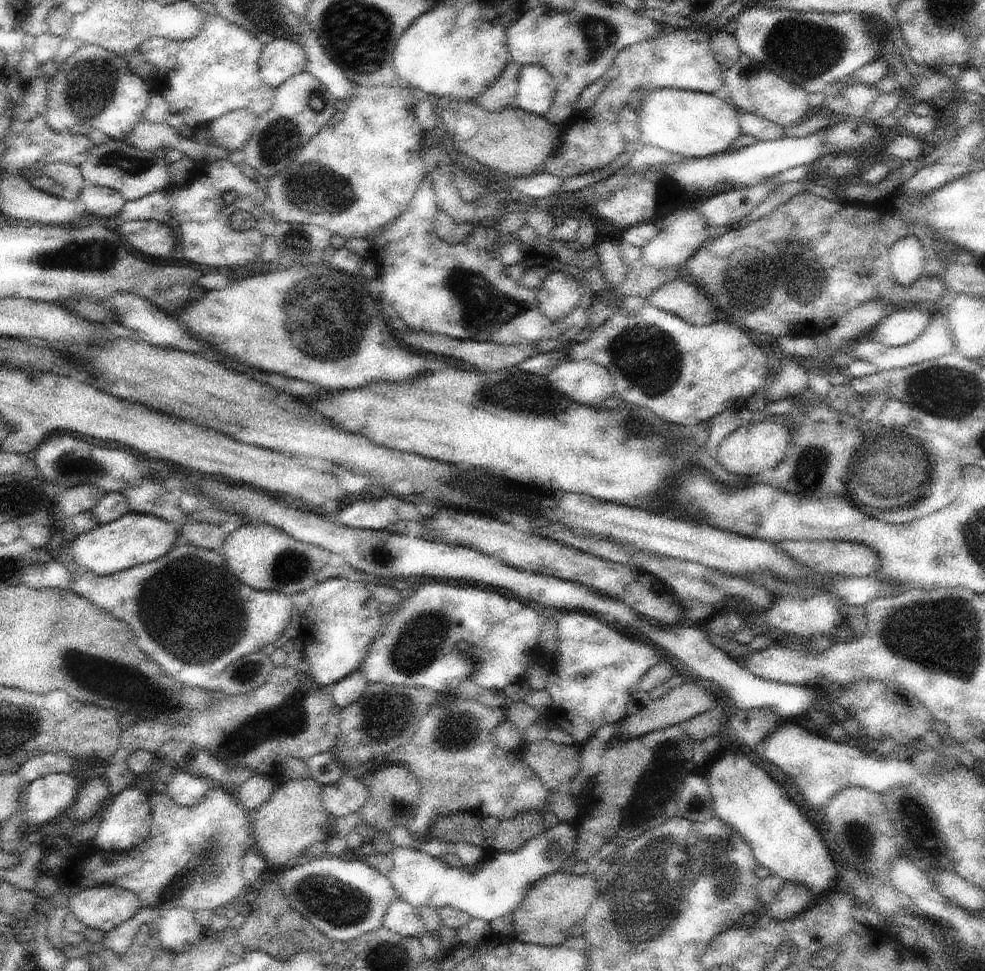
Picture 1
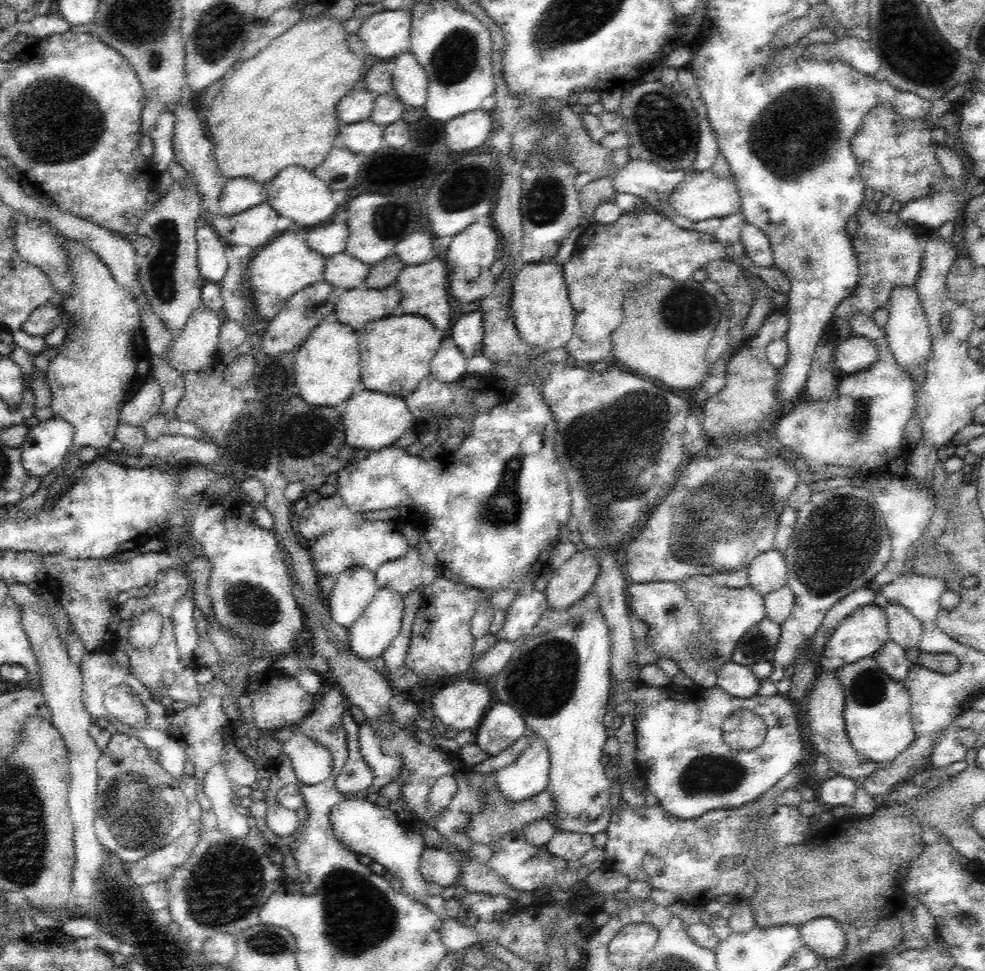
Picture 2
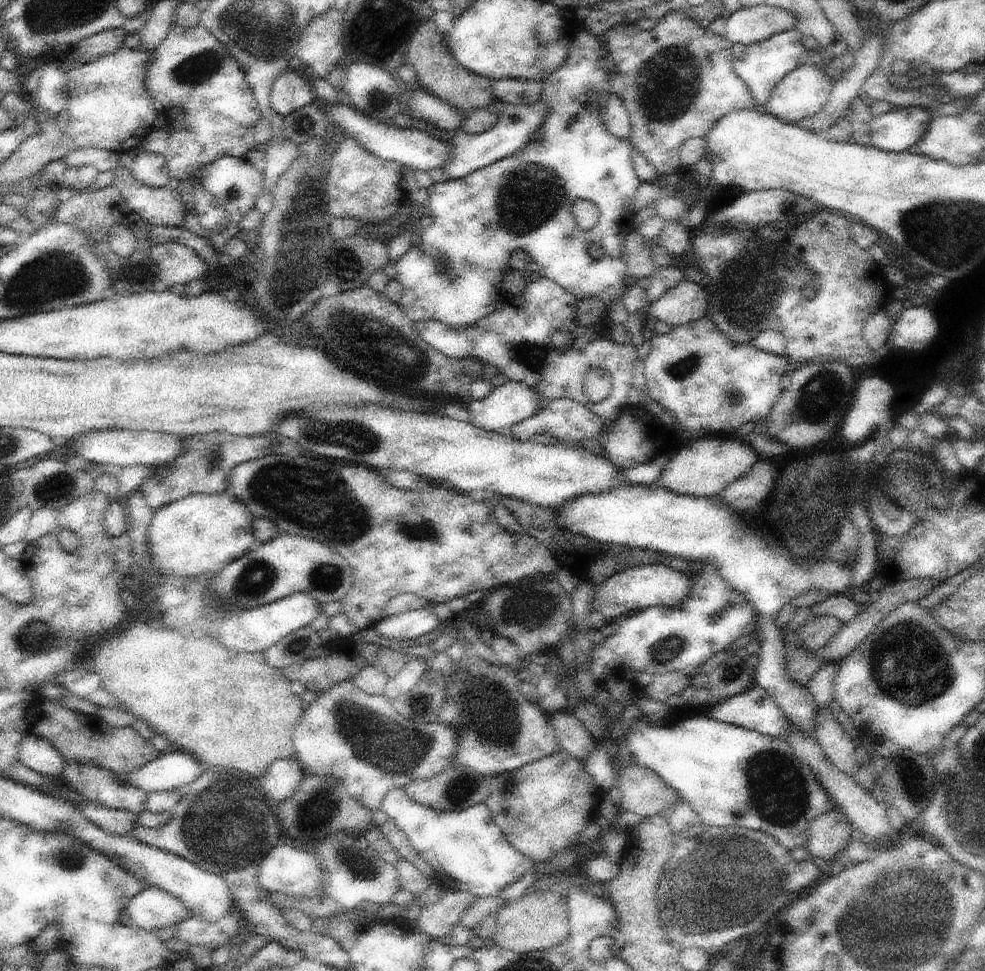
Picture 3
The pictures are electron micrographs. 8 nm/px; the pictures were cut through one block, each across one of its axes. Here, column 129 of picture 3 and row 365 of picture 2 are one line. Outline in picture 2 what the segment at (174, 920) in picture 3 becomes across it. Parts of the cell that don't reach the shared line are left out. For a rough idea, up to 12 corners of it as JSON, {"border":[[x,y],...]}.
{"border":[[915,284],[885,307],[892,355],[906,371],[927,360],[932,335]]}

